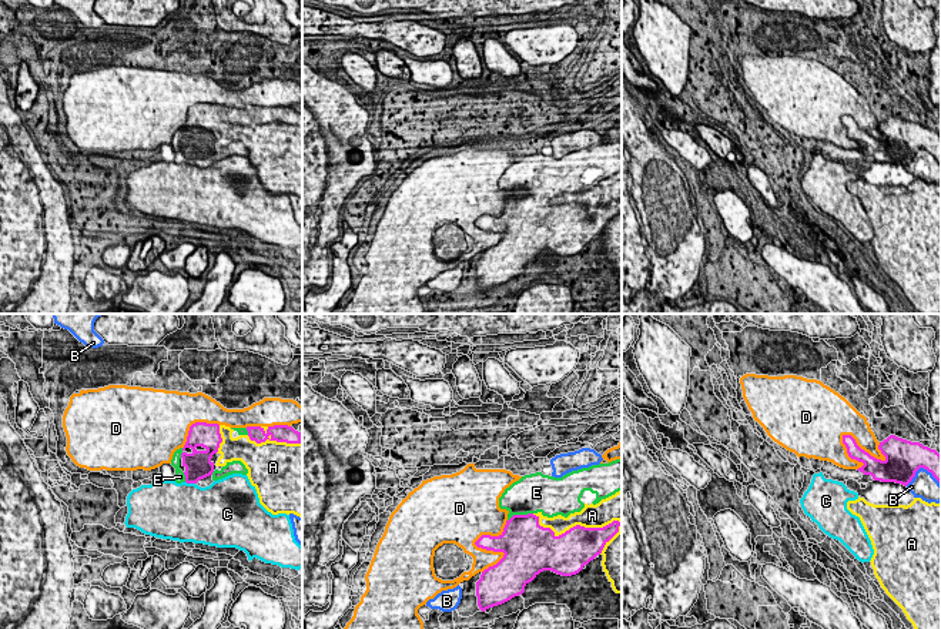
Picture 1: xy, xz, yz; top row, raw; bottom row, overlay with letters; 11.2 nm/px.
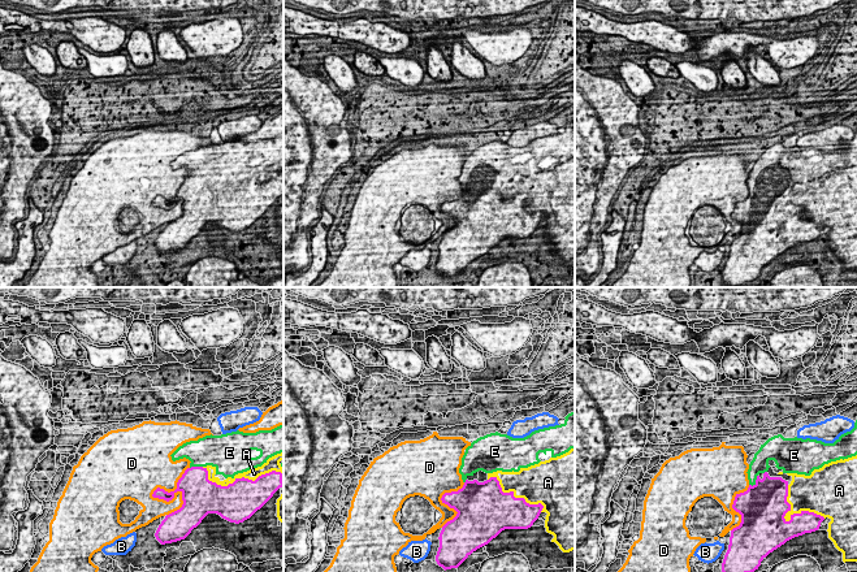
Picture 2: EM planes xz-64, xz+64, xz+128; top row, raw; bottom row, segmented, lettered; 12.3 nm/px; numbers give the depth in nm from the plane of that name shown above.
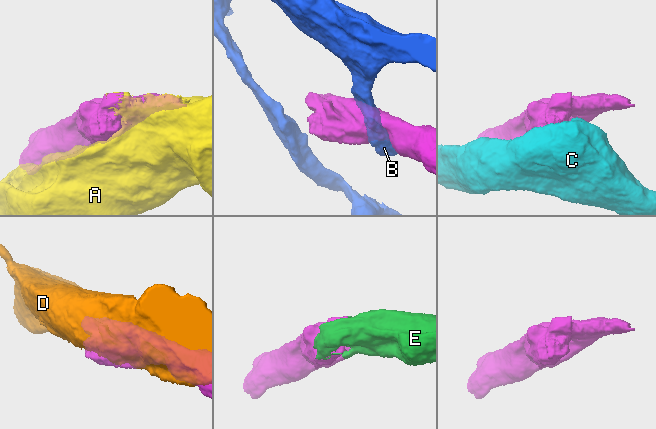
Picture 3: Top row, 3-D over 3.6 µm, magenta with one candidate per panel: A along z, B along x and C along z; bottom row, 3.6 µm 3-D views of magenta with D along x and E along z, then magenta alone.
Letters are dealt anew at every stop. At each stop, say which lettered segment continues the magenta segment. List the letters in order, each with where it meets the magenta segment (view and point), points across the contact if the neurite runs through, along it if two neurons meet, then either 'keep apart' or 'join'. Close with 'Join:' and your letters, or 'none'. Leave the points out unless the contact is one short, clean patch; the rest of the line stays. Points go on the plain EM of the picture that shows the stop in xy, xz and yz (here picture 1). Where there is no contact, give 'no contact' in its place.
A: xz (575, 207) | keep apart
B: yz (921, 147) | keep apart
C: xy (190, 163) | keep apart
D: yz (863, 130) | keep apart
E: xz (519, 196) | join
Join: E

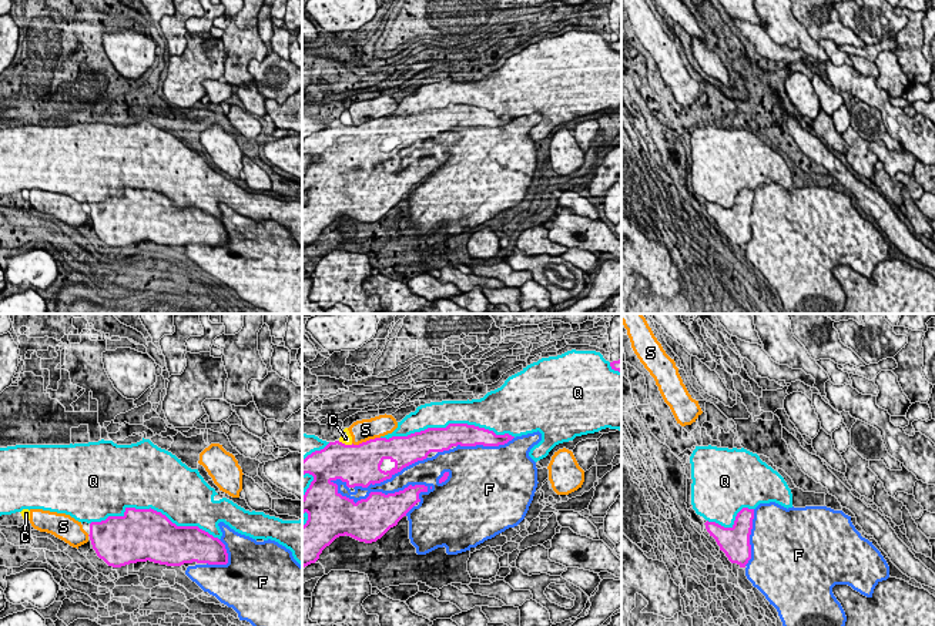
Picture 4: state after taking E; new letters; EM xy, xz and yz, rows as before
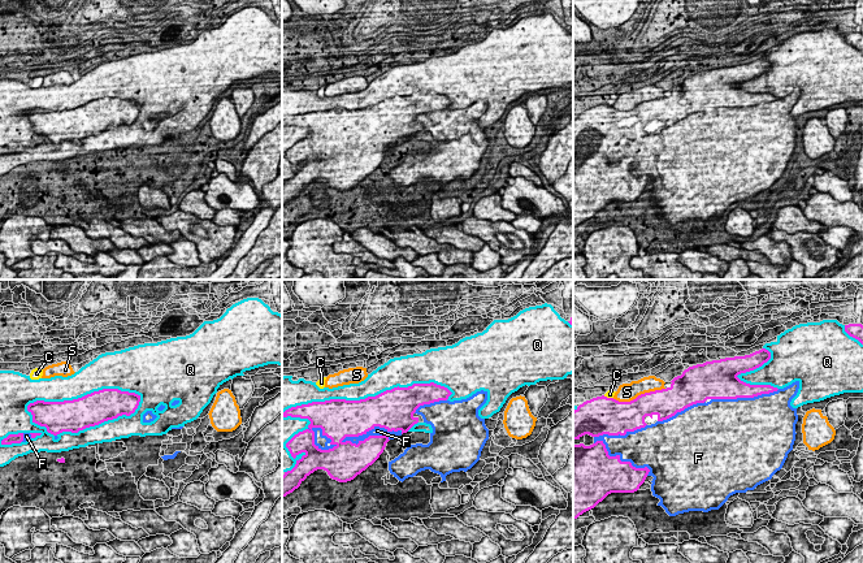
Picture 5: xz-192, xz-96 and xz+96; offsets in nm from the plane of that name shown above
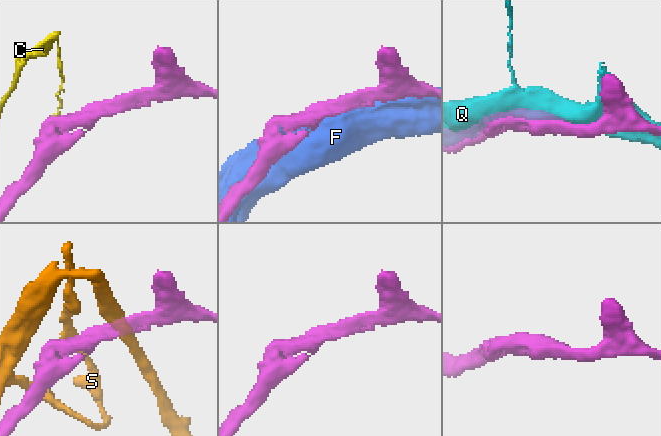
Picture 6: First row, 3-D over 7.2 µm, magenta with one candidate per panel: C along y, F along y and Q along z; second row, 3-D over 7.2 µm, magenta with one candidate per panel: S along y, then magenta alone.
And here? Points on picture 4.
C: xz (344, 124) | along xz (338, 121), (352, 124) | keep apart
F: xz (379, 173) | keep apart
Q: xy (153, 190) | keep apart
S: xz (367, 121) | keep apart
Join: none

